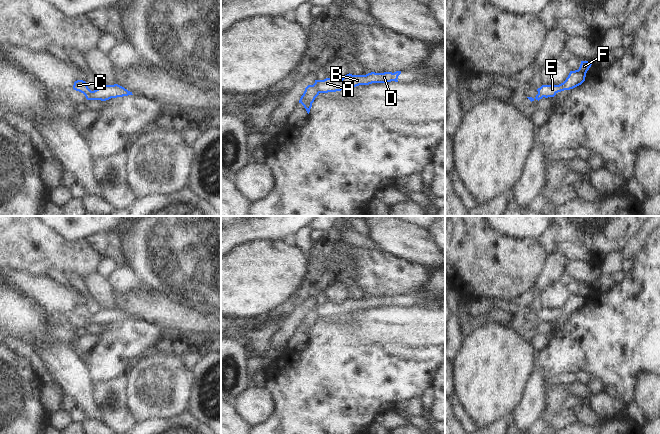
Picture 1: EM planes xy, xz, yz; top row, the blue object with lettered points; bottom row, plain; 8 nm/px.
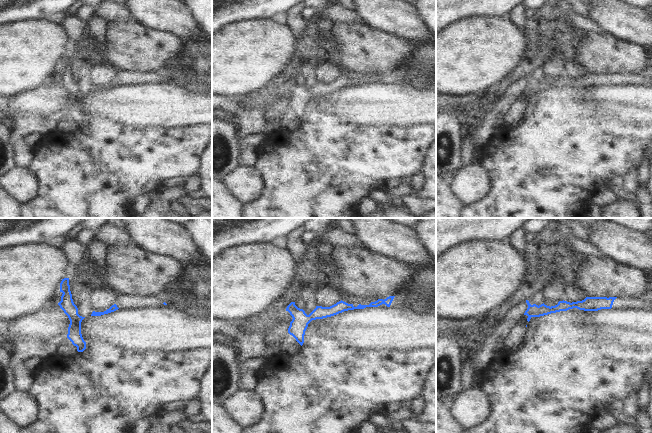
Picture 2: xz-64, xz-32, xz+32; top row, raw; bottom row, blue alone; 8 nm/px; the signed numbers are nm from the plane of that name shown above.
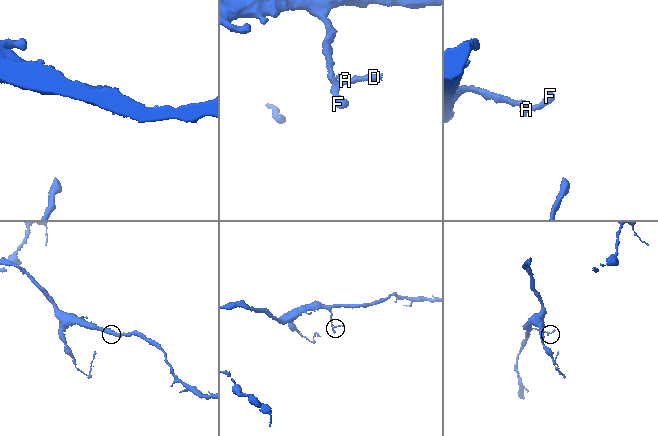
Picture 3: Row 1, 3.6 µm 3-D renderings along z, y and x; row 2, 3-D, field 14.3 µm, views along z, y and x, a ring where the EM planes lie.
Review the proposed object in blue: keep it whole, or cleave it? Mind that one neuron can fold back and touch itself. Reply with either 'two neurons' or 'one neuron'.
two neurons

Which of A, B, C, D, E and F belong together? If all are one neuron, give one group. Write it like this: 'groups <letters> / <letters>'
groups A B D / C E F

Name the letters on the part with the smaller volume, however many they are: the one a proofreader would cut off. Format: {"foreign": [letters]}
{"foreign": ["A", "B", "D"]}

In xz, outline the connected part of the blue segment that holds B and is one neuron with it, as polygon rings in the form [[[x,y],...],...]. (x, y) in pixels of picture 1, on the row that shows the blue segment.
[[[401,71],[375,73],[371,72],[366,75],[347,74],[342,79],[326,78],[324,80],[315,80],[312,85],[319,93],[336,92],[345,89],[351,89],[359,85],[369,85],[372,83],[398,82],[398,76]]]

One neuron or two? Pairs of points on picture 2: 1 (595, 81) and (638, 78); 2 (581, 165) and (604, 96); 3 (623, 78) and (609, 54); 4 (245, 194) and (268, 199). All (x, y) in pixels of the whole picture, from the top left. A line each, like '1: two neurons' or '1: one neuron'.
1: one neuron
2: two neurons
3: two neurons
4: two neurons

